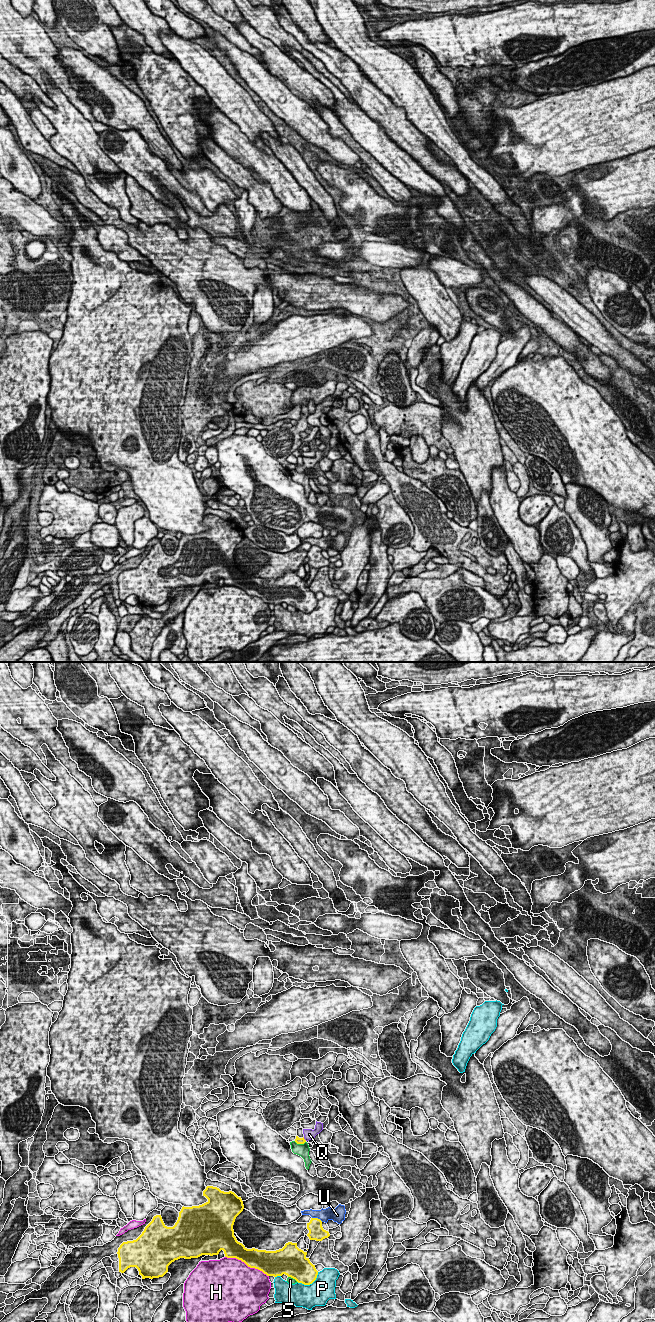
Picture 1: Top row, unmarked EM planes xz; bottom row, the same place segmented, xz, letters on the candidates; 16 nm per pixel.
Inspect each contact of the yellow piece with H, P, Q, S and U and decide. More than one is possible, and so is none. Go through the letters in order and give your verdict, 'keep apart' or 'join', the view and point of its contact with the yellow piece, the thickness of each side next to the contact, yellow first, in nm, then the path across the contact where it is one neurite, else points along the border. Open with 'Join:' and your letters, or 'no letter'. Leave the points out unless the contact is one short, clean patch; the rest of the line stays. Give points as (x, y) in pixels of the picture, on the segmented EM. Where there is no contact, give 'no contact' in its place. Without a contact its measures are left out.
Join: Q
H: keep apart; meets yellow in xz at (247, 1265); 320 nm thick on the yellow side, 500 nm on the other
P: keep apart; meets yellow in xz at (309, 1284); 380 nm thick on the yellow side, 380 nm on the other
Q: join; meets yellow in xz at (304, 1139); 100 nm thick on the yellow side, 190 nm on the other; runs through xz (298, 1140), (304, 1139), (309, 1134)
S: keep apart; meets yellow in xz at (300, 1143); 100 nm thick on the yellow side, 200 nm on the other
U: keep apart; meets yellow in xz at (317, 1218); 260 nm thick on the yellow side, 200 nm on the other; border along xz (312, 1217), (317, 1217), (322, 1221)

